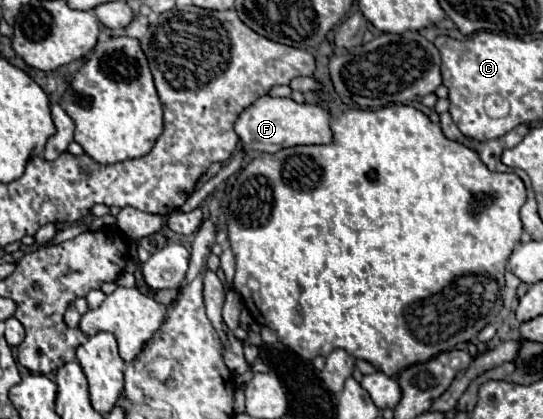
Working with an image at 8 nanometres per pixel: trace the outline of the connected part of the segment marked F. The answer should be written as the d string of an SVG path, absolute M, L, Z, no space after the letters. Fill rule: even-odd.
M263 96L255 104L251 104L247 110L241 112L241 116L235 122L235 132L239 134L243 148L259 150L259 152L277 152L281 148L299 146L299 144L327 144L331 142L331 120L333 114L329 108L321 104L297 104L291 98L269 98Z

